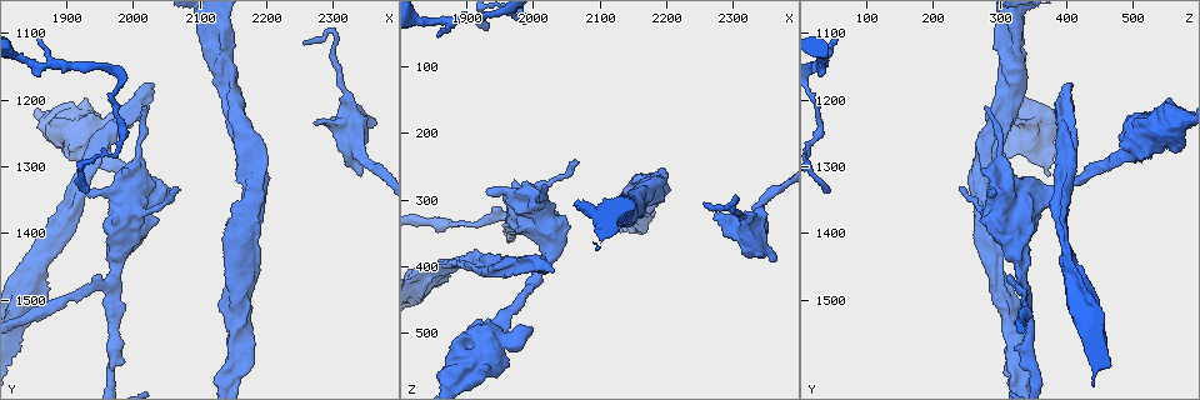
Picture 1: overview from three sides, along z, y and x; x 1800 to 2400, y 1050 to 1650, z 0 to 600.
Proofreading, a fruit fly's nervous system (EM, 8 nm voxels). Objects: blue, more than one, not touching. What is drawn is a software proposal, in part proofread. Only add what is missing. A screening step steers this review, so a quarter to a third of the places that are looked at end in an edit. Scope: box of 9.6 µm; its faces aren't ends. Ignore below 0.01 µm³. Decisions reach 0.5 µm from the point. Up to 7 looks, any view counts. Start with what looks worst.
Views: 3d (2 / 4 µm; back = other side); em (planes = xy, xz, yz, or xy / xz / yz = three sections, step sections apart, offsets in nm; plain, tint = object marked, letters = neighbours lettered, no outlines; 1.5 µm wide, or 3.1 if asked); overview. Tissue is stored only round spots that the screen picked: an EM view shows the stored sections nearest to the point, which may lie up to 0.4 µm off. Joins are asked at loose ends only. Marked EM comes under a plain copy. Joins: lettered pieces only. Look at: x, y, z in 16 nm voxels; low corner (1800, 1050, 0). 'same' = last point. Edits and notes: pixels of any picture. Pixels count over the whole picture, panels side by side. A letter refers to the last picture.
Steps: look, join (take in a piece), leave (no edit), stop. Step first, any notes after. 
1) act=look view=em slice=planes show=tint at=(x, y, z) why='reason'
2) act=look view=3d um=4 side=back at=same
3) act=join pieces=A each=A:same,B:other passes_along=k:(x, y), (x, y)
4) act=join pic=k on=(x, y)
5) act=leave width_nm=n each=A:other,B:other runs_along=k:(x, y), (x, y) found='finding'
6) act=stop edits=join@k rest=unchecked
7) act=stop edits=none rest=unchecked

act=look view=3d um=4 side=back at=(1935, 1340, 45) why='long arm stops here'

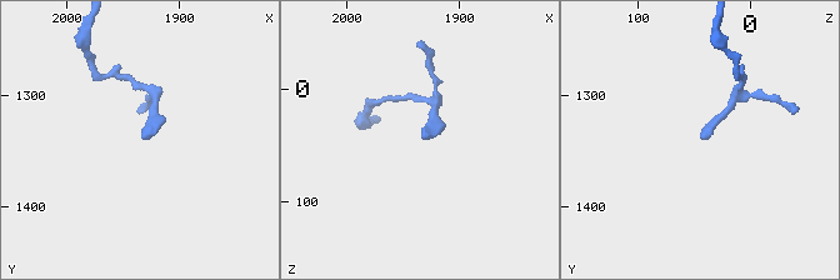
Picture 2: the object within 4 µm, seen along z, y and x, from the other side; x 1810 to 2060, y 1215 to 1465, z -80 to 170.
act=look view=em slice=yz step=8 show=letters at=(1930, 1338, 44) why='shape alone is not enough'

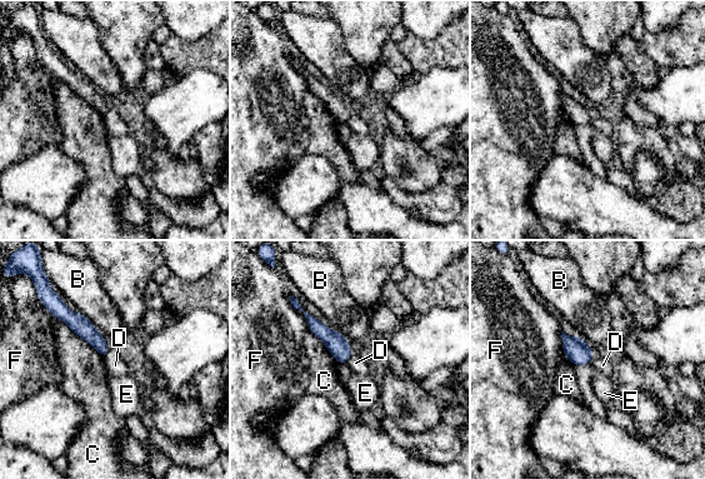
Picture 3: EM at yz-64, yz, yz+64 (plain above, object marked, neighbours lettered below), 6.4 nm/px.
act=leave each=B:other,C:other,D:other,E:other,F:other border=3:(351, 352), (345, 363) found='no lettered piece goes on from it'

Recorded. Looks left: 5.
act=look view=em slice=planes show=letters at=(1930, 1335, 285) why='free end'

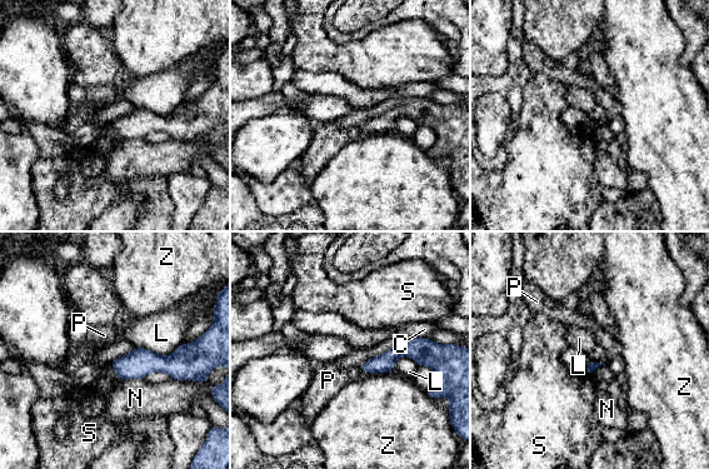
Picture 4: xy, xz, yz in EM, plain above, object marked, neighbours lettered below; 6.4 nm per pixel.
act=leave each=C:other,L:other,N:other,P:other,S:other,Z:other border=4:(180, 343), (169, 355), (136, 348) found='none of them fits'

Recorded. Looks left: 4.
act=look view=em slice=xz step=4 show=tint at=(2270, 1240, 330) why='free end'

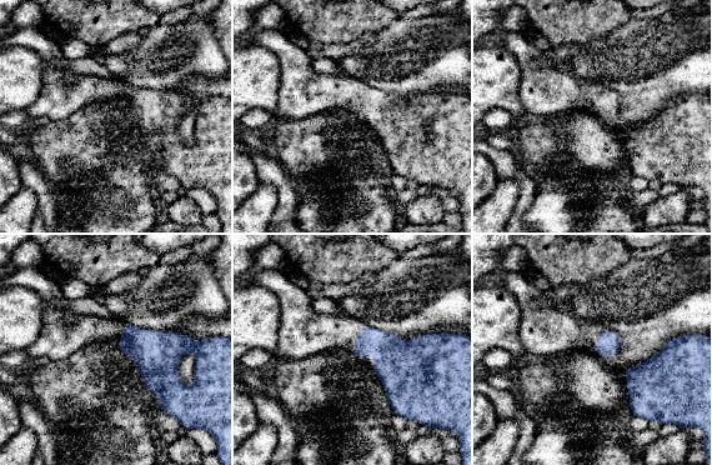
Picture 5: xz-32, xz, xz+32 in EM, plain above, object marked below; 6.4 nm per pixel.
act=look view=em slice=planes show=letters at=same why='cut it another way'

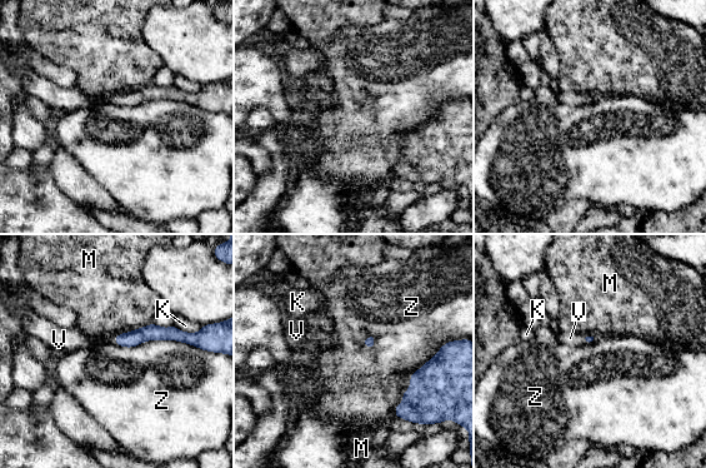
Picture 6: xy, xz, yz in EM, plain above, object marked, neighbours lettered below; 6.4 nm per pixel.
act=join pieces=V each=K:other,M:other,V:same,Z:other passes_along=6:(151, 332), (114, 339), (75, 339) found='the neuron continues'

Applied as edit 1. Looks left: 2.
act=stop edits=join@6 rest=unchecked

